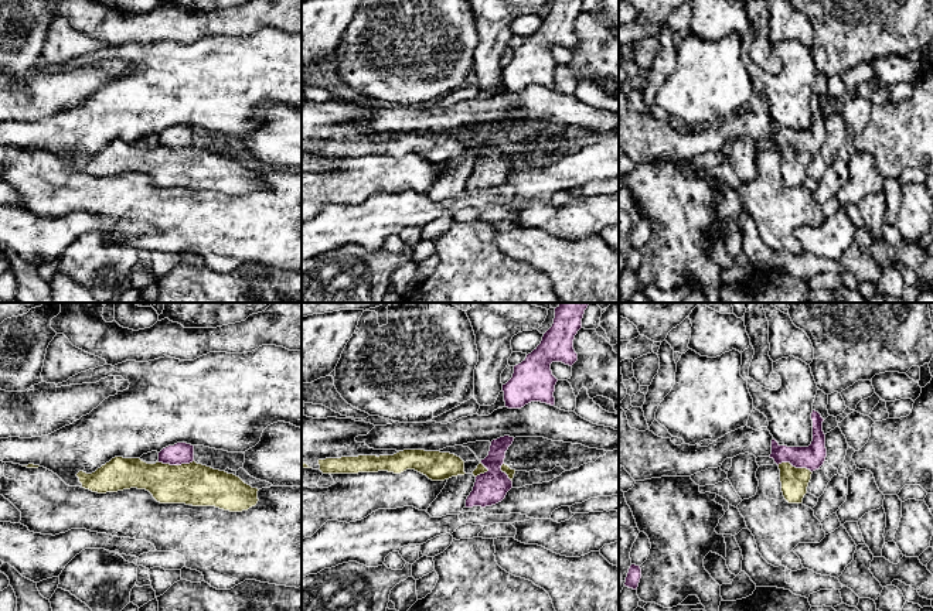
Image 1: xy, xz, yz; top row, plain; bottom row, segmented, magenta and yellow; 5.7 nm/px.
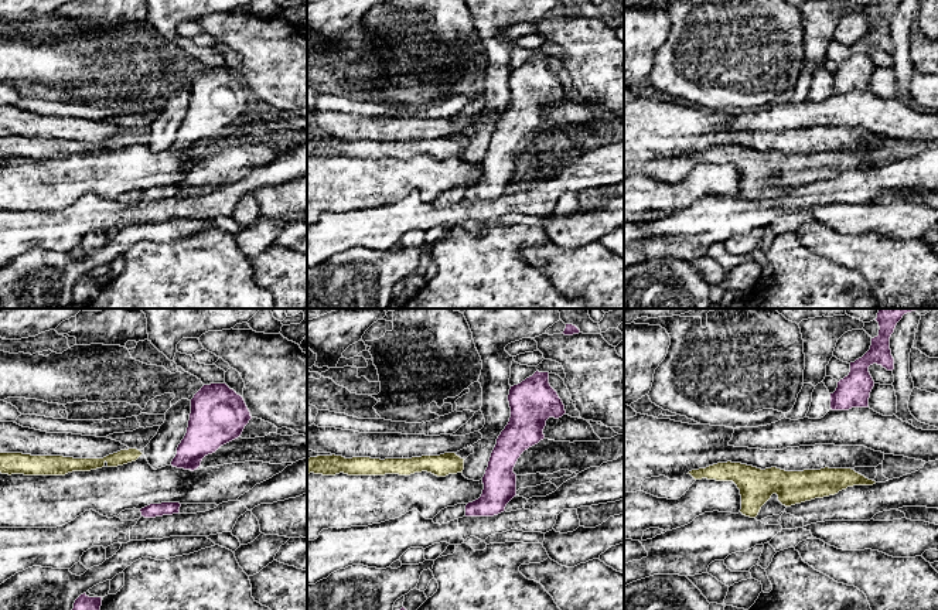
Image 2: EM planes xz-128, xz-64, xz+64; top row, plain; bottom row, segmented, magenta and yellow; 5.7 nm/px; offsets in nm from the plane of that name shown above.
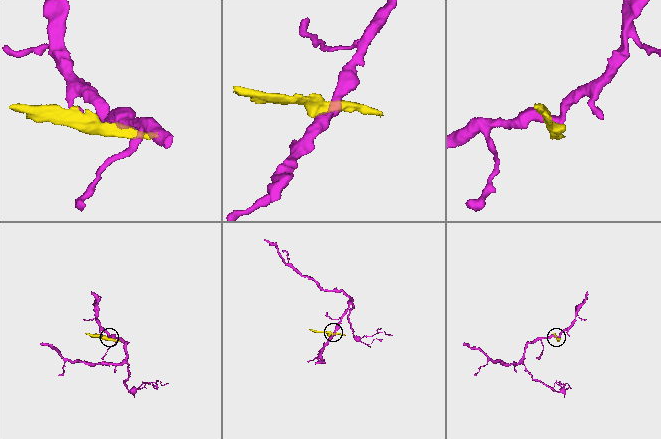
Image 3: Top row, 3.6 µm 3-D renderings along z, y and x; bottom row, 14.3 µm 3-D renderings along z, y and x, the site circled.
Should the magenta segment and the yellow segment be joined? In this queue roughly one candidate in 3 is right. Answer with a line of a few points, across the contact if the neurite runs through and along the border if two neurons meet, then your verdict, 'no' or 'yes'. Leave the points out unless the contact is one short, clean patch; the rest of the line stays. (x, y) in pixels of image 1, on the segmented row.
xy (193, 460), (184, 464), (163, 464), (157, 461) | no

